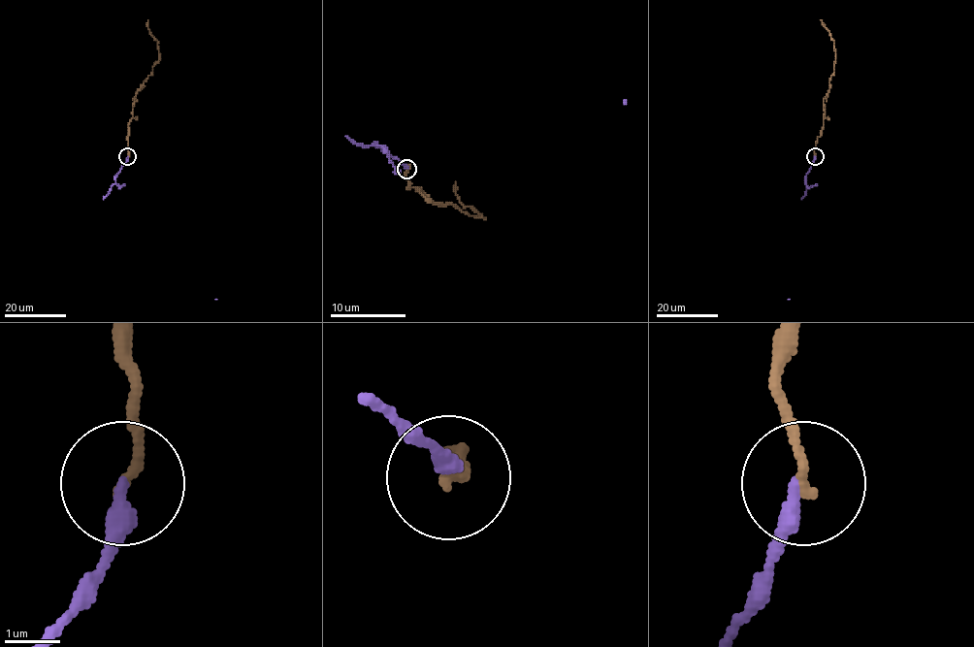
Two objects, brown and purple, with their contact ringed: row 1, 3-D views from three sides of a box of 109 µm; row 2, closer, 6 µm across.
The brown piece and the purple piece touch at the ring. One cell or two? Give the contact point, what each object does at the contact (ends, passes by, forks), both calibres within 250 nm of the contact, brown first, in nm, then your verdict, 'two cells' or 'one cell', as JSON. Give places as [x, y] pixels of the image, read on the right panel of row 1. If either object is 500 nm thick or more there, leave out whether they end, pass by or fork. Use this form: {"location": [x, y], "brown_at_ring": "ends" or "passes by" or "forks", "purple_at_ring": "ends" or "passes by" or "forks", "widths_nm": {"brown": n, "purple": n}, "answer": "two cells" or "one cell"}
{"location": [815, 156], "brown_at_ring": "ends", "purple_at_ring": "ends", "widths_nm": {"brown": 180, "purple": 320}, "answer": "one cell"}

